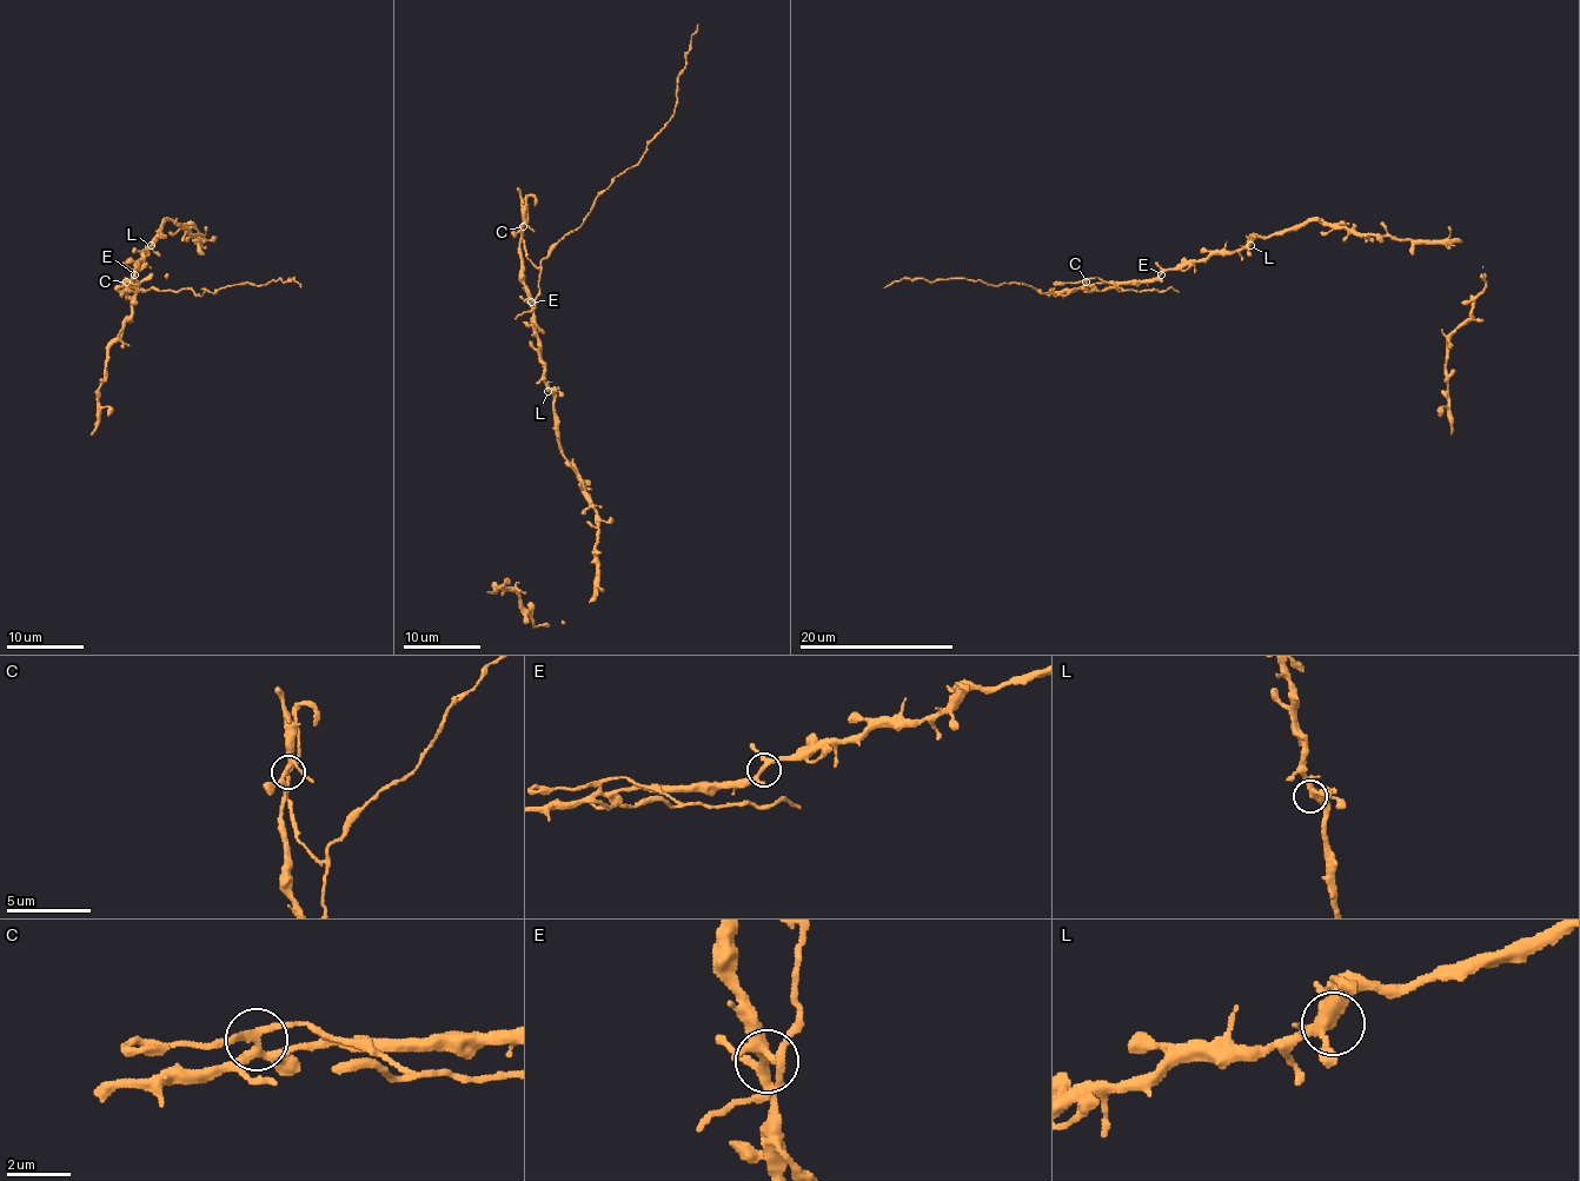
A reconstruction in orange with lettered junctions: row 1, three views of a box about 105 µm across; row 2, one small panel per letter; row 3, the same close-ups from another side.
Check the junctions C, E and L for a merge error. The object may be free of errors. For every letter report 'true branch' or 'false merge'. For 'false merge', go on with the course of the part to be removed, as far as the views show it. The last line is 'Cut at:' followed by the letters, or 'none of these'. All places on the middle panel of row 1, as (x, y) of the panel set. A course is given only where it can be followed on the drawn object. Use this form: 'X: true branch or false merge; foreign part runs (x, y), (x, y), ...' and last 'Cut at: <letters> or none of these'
C: false merge; foreign part runs (522, 227), (526, 256), (537, 267), (584, 221), (597, 196), (639, 159), (676, 106), (679, 71), (697, 25)
E: true branch
L: true branch
Cut at: C

